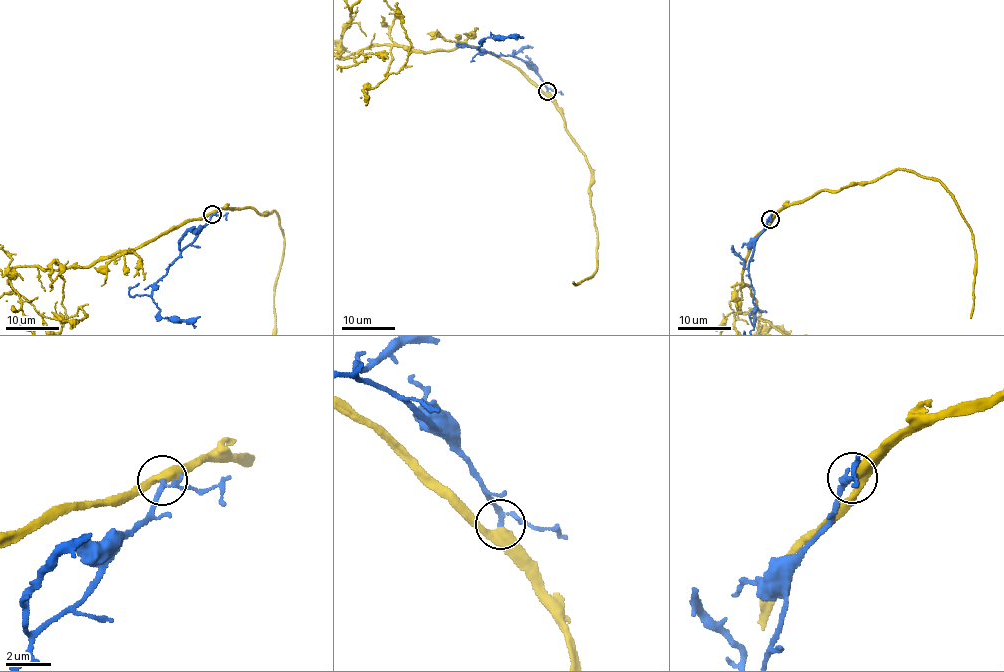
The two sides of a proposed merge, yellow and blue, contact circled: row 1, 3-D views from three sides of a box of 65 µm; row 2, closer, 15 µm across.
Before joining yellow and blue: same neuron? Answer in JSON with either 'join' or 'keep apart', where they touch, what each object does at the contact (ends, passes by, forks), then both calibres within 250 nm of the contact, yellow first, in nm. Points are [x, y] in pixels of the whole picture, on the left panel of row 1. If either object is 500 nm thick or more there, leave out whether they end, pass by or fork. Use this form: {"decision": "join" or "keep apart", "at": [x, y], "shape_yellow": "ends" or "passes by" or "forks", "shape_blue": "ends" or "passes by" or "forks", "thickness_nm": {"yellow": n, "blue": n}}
{"decision": "join", "at": [212, 214], "shape_yellow": "passes by", "shape_blue": "forks", "thickness_nm": {"yellow": 400, "blue": 160}}

